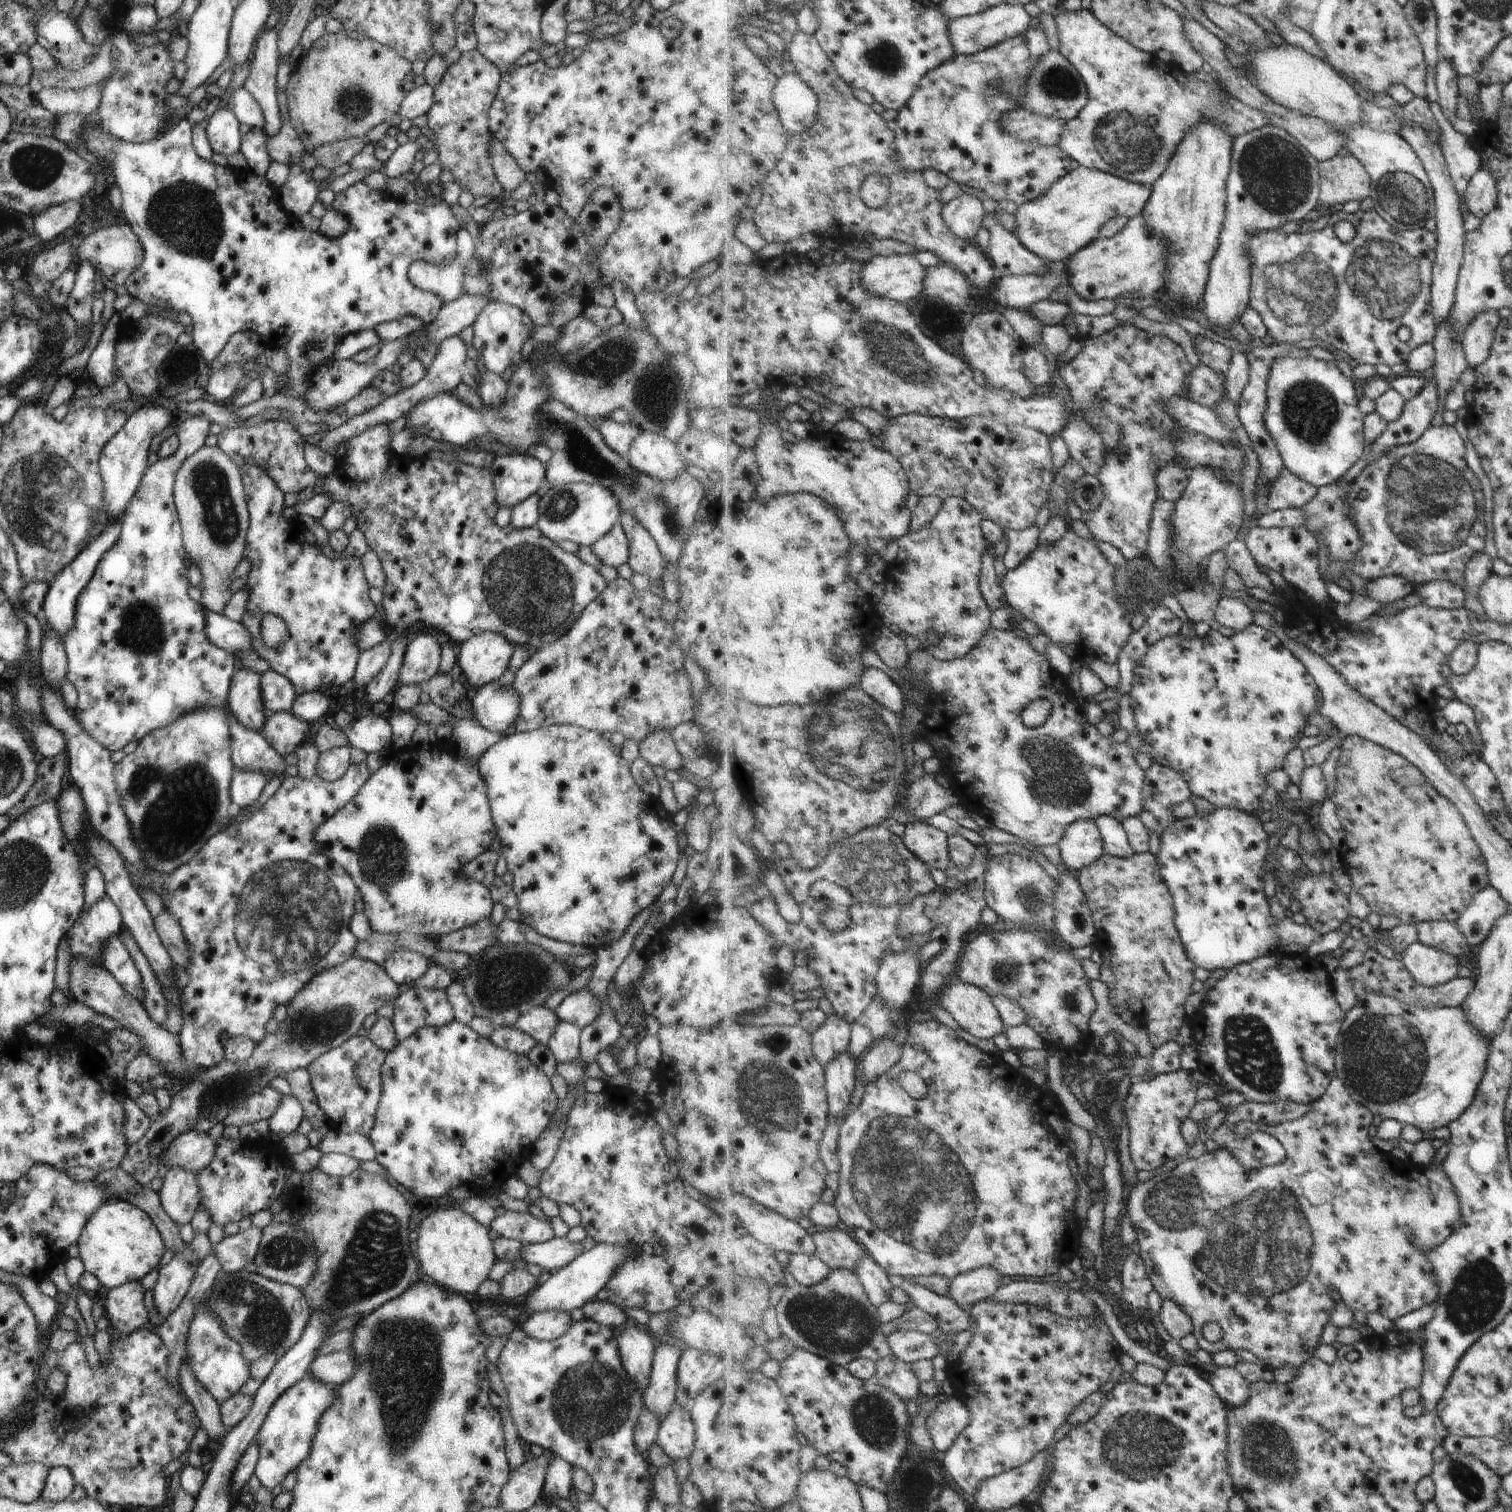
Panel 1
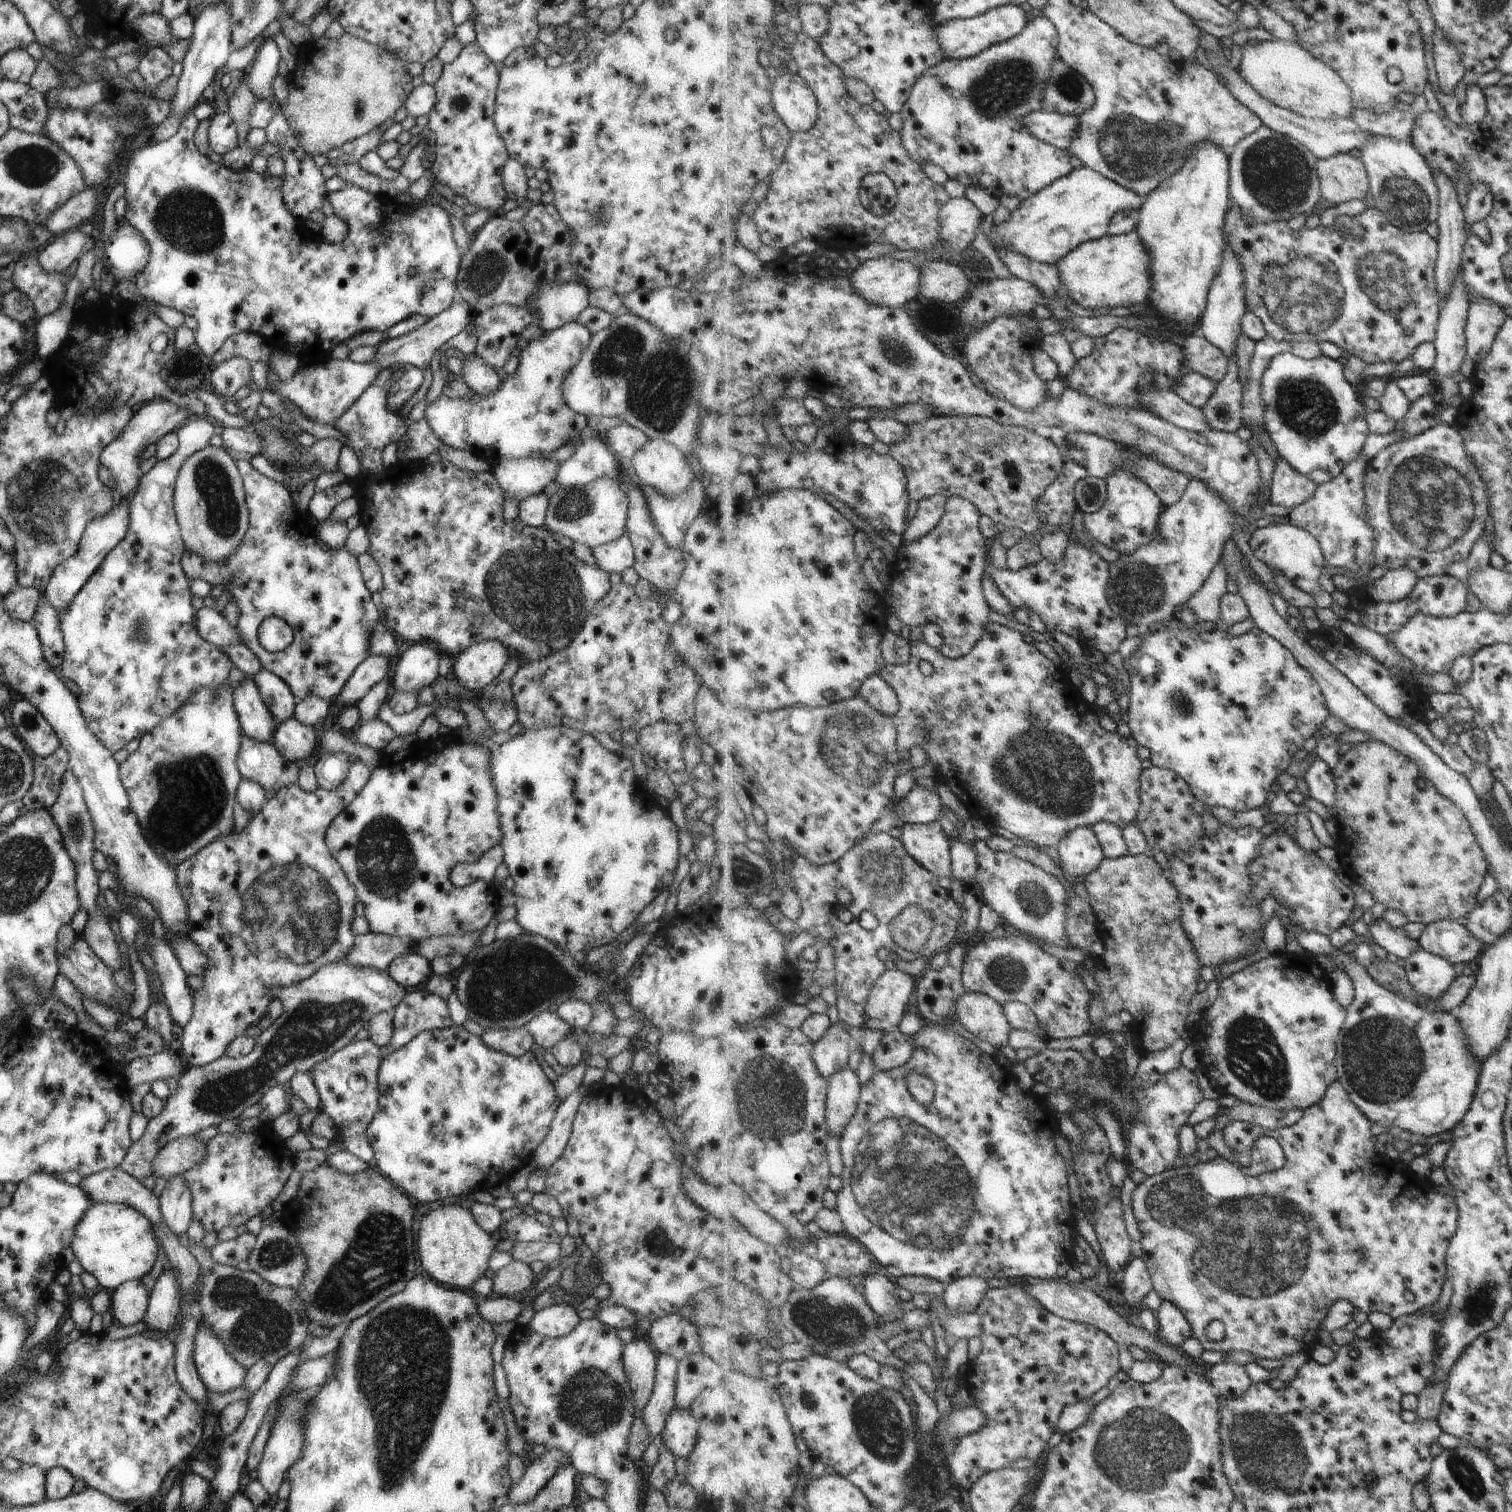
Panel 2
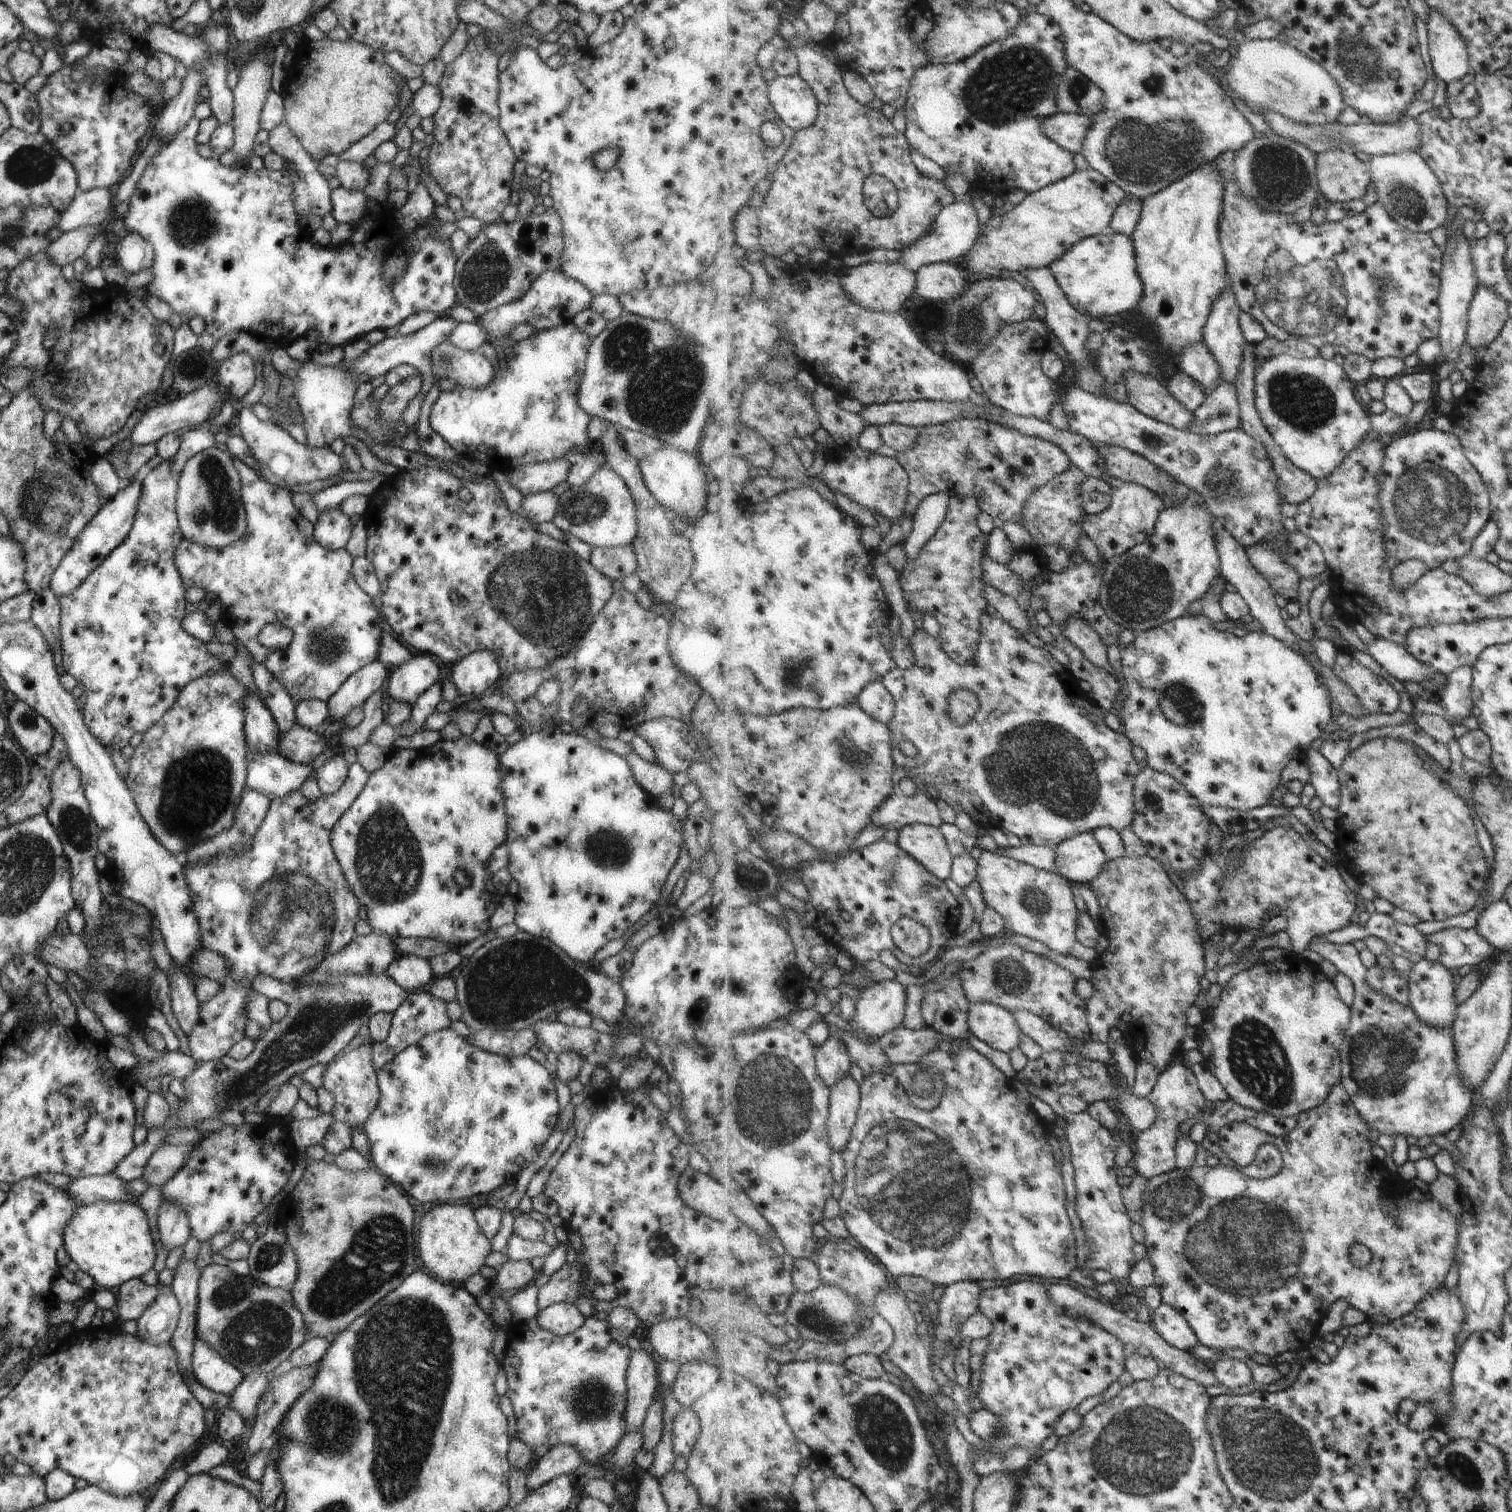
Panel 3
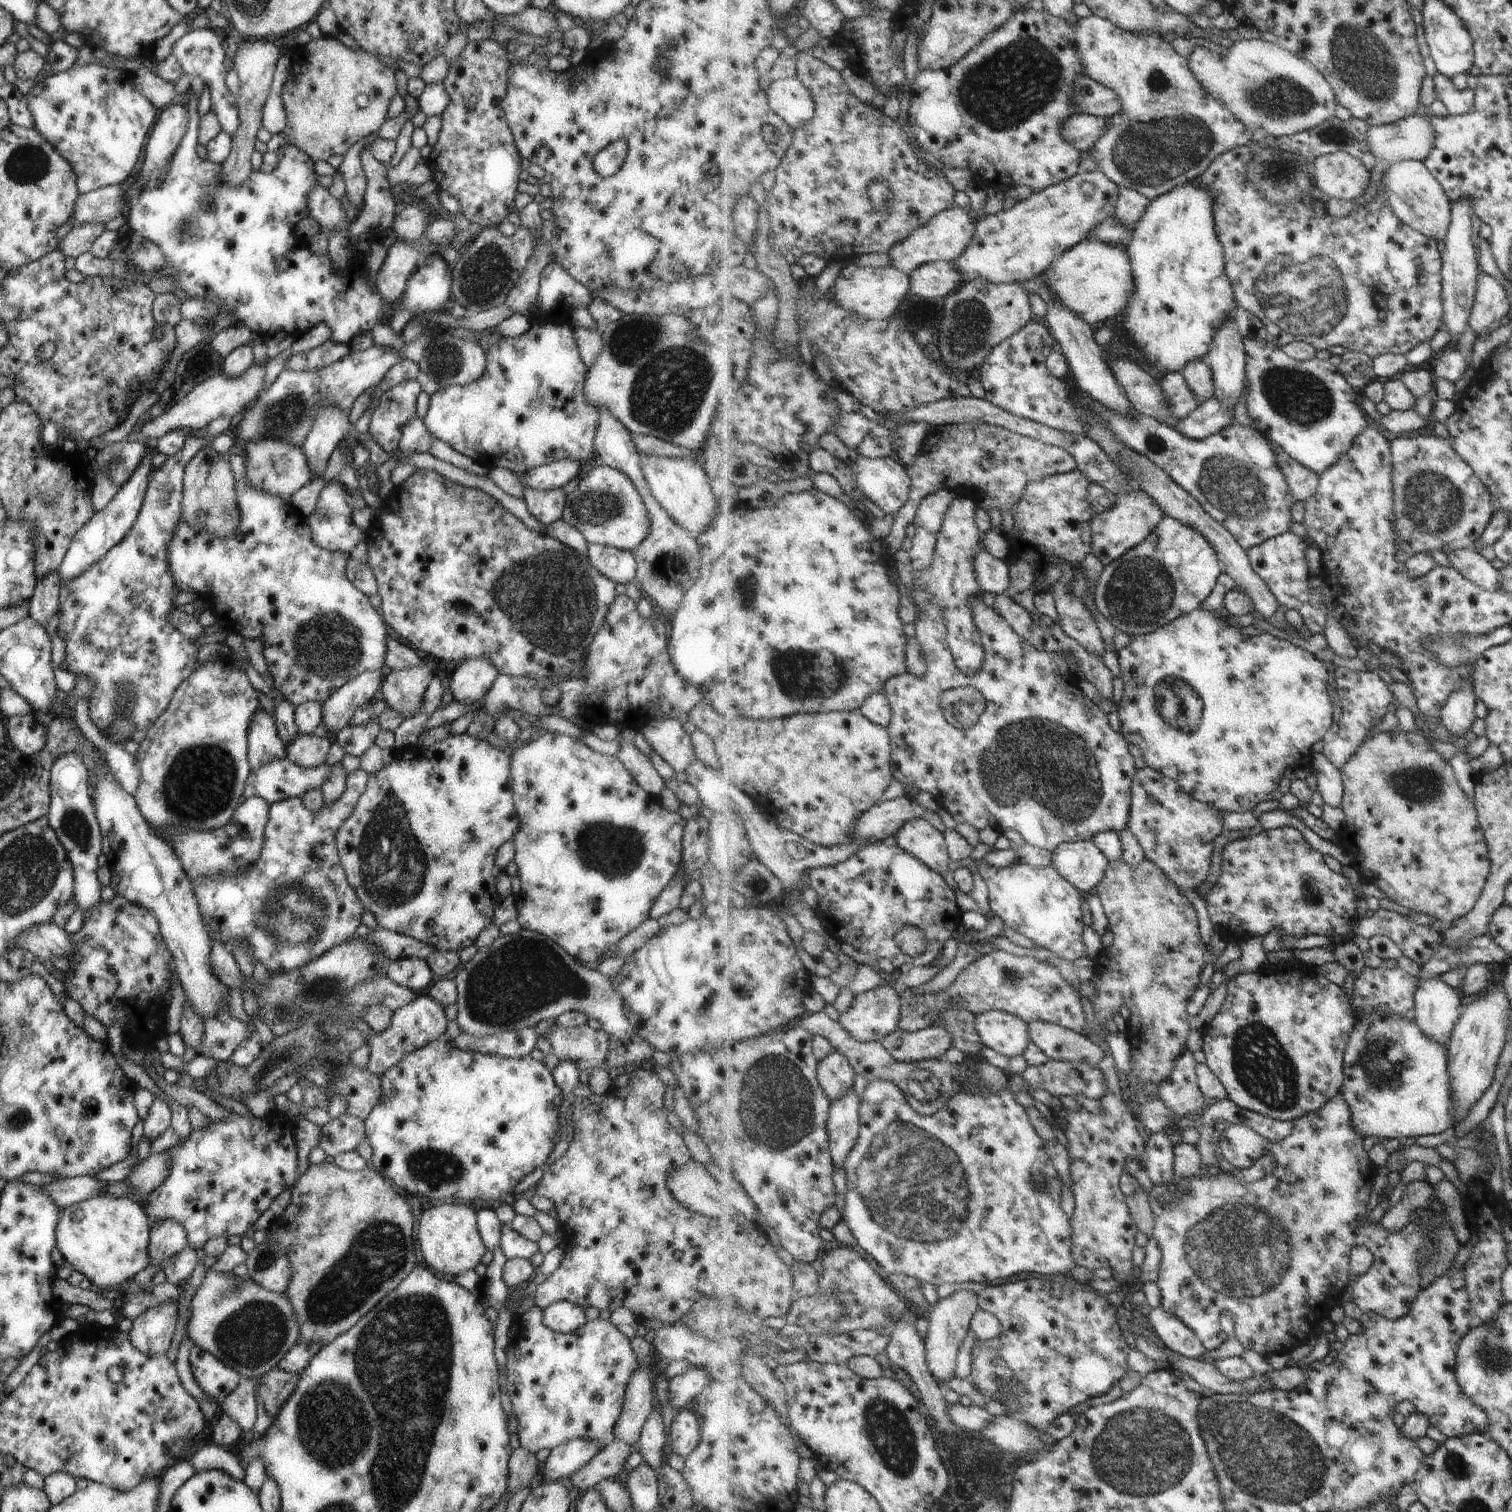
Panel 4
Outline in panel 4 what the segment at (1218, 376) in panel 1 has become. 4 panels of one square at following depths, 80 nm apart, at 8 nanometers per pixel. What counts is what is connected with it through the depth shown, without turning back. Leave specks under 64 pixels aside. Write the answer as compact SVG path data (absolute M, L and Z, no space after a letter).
M1167 373L1160 381L1162 389L1170 398L1170 406L1177 418L1184 419L1193 414L1200 406L1196 394L1193 394L1188 380L1183 373Z

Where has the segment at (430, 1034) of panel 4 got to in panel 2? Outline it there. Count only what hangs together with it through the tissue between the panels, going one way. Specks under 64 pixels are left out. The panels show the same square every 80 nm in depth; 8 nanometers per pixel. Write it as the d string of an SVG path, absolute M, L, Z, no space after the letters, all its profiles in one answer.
M420 986L407 990L393 1009L392 1034L385 1051L397 1050L422 1031L452 1026L445 1000Z

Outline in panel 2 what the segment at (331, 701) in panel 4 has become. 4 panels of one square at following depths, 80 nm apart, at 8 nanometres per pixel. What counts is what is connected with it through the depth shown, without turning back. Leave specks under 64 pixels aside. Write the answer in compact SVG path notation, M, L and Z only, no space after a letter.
M381 654L365 656L365 660L357 664L341 691L336 695L334 702L345 707L355 705L373 684L377 684L385 674L389 673L391 662L389 656L381 656Z

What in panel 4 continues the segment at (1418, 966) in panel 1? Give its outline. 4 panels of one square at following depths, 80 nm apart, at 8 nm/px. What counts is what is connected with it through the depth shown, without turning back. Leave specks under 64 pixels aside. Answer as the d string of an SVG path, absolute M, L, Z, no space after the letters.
M1440 977L1418 978L1415 1020L1425 1036L1448 1045L1461 1019L1464 997L1458 988L1452 988L1441 981Z

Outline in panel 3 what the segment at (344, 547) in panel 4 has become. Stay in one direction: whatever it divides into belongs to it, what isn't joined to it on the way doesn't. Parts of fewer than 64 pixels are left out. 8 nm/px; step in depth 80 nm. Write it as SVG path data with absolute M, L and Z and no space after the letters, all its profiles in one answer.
M339 508L319 512L313 526L313 537L317 544L328 550L344 549L347 538L351 536L351 522Z

